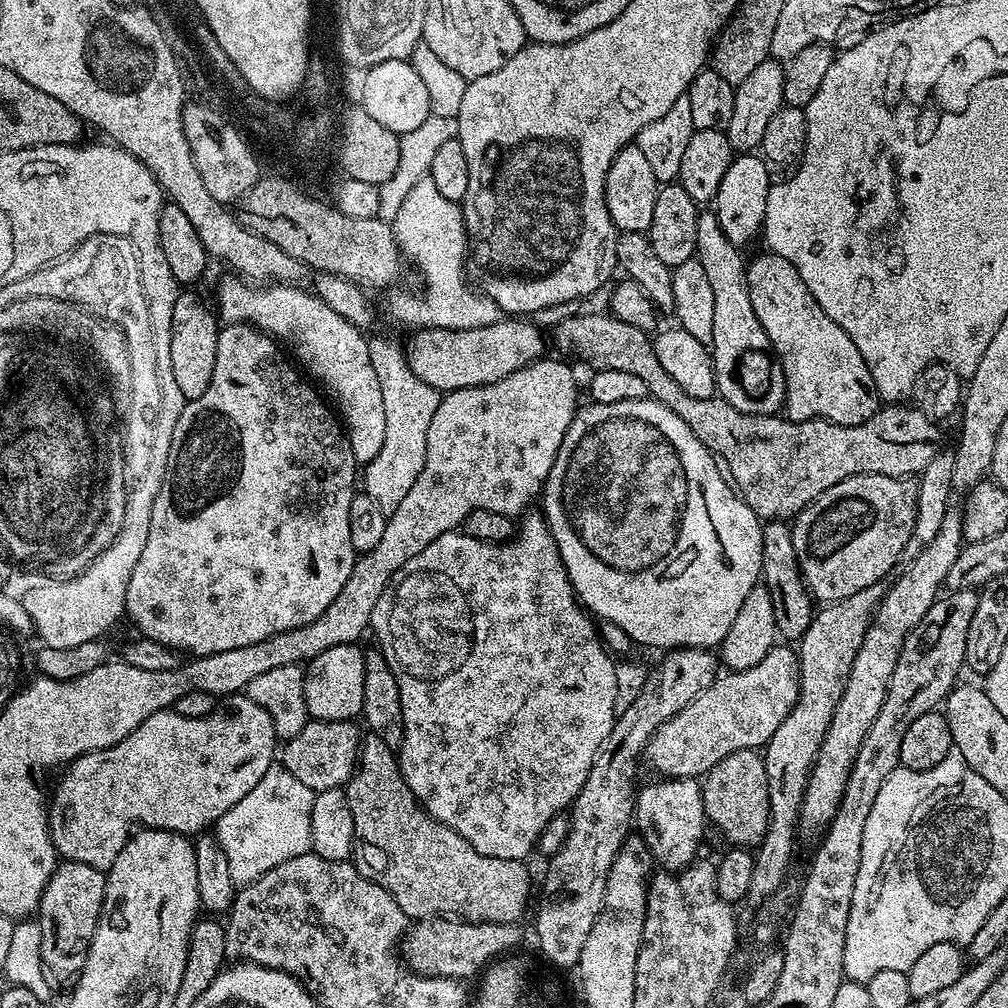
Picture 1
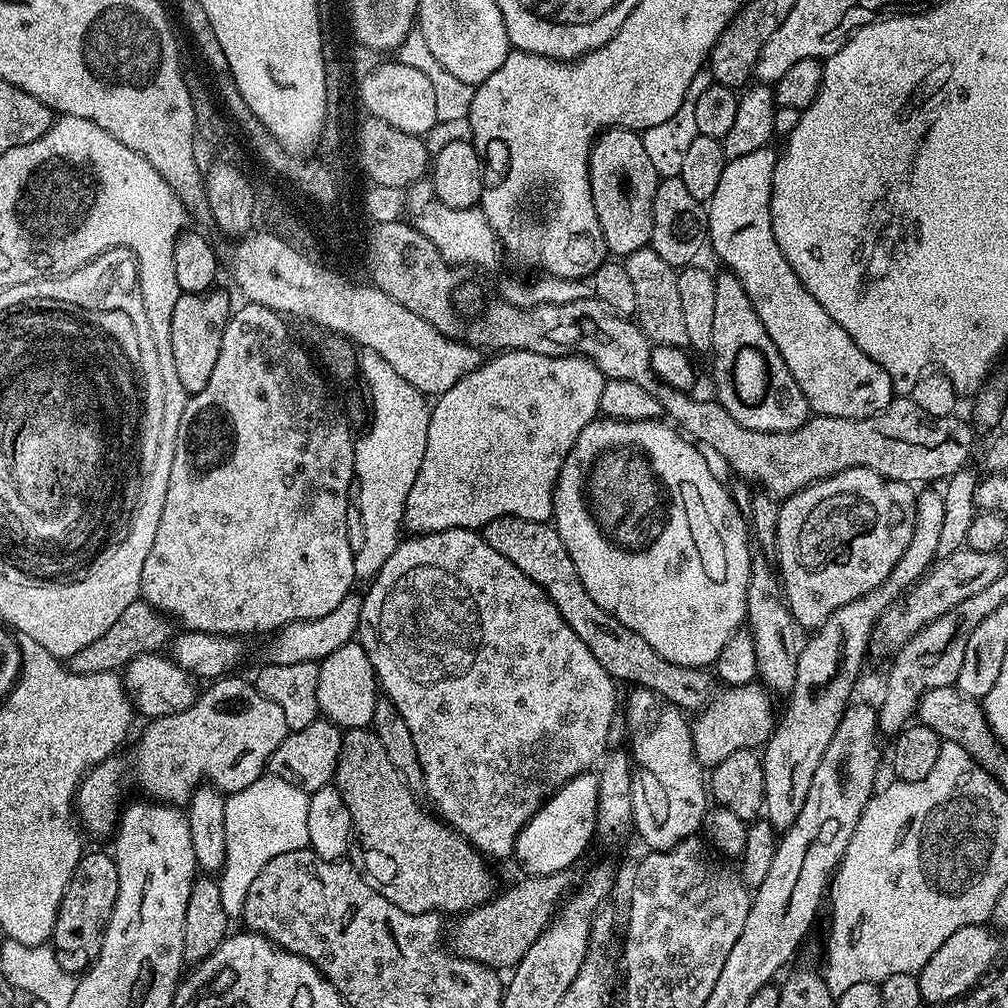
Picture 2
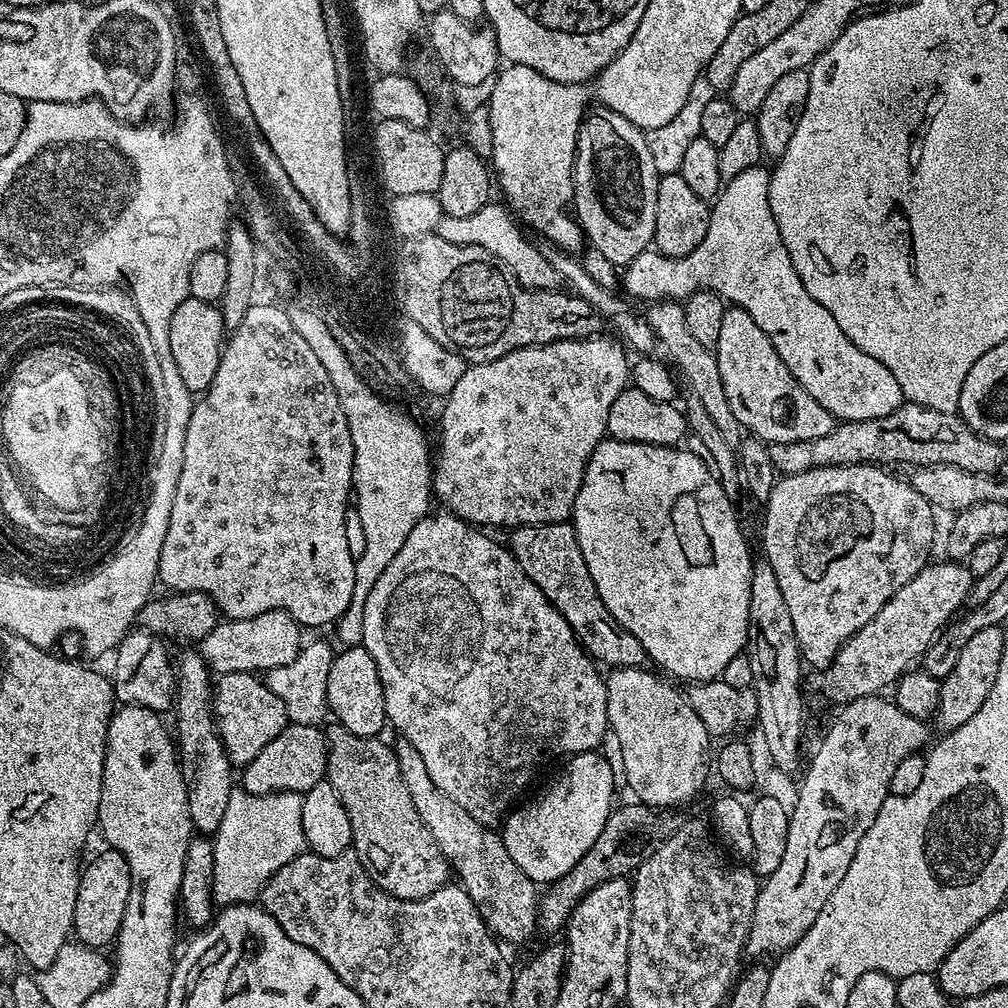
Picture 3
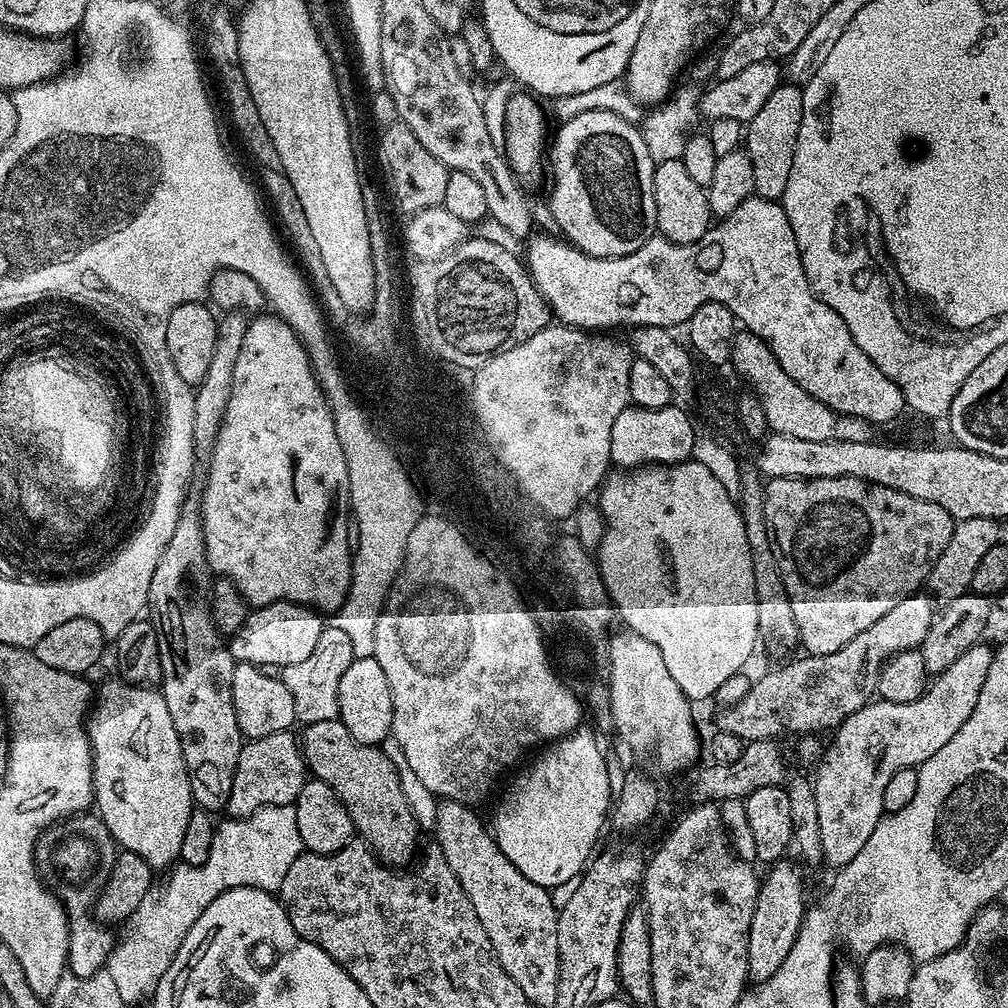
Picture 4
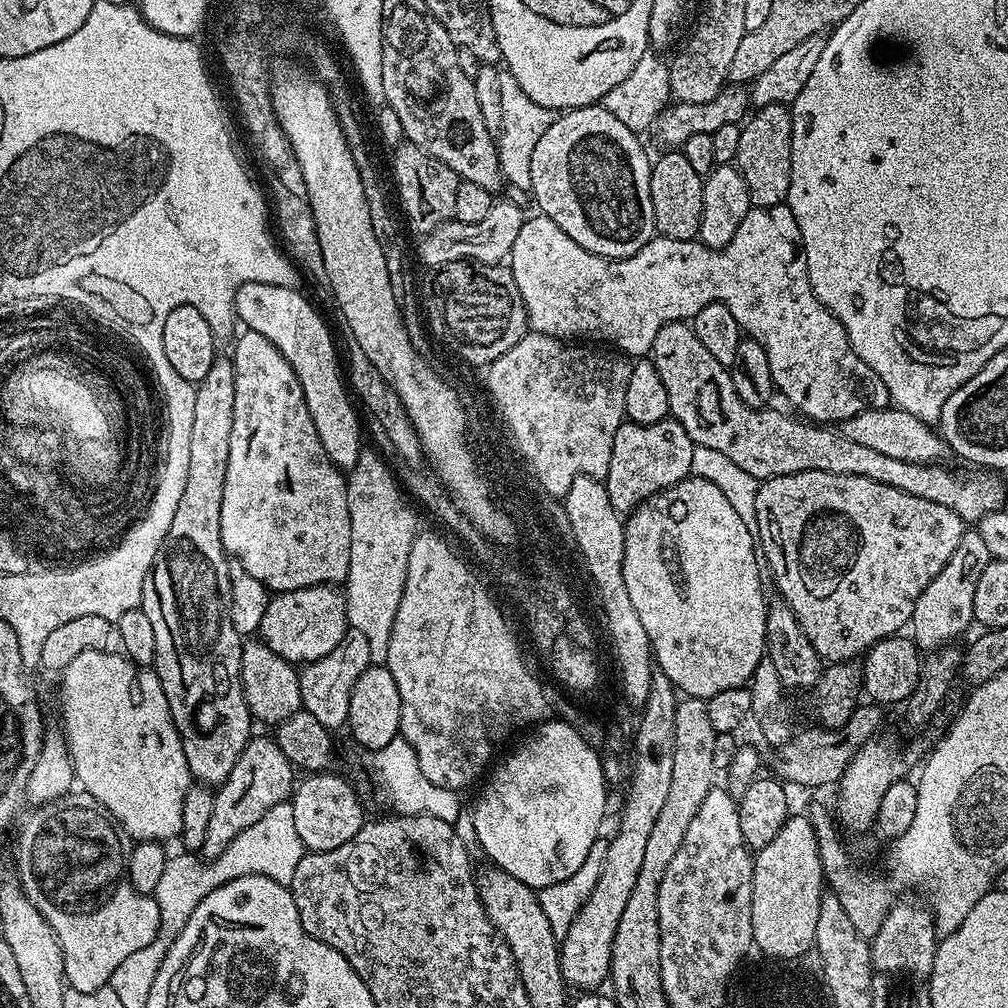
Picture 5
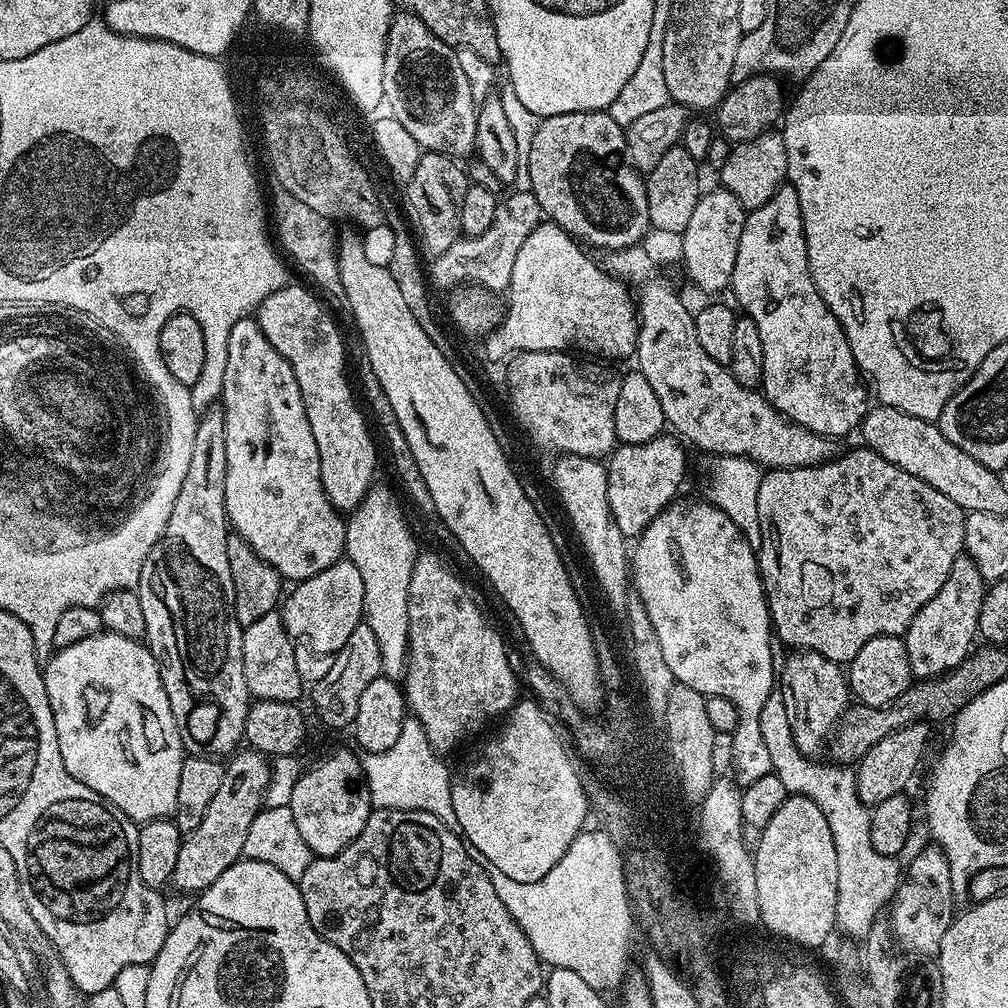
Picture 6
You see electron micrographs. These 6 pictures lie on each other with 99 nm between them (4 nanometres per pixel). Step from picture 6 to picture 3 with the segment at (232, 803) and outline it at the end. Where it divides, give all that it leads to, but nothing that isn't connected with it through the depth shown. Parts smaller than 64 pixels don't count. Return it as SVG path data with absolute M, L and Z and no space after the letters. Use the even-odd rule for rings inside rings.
M293 724L274 738L274 742L243 765L243 791L250 794L270 794L271 792L308 792L318 781L325 779L328 771L328 742L325 733L315 724Z

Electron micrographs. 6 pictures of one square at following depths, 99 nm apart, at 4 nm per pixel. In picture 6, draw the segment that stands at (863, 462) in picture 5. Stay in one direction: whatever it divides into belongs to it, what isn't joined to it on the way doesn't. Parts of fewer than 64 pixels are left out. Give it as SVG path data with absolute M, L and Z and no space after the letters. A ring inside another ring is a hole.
M644 246L618 248L607 253L602 260L604 271L629 285L640 287L638 292L638 331L636 334L636 347L634 349L635 367L646 379L654 394L658 394L658 402L662 402L662 414L667 427L677 437L683 438L689 445L701 448L704 452L713 452L716 458L725 456L745 456L759 464L761 469L773 468L805 468L818 466L826 460L834 460L838 455L837 441L830 436L823 436L814 430L806 430L806 426L798 426L794 421L786 419L781 412L773 406L763 391L742 386L735 380L729 369L723 364L714 362L706 350L702 350L698 342L698 330L694 330L696 321L693 309L687 308L680 301L678 293L672 289L672 284L660 273L656 260L644 249Z

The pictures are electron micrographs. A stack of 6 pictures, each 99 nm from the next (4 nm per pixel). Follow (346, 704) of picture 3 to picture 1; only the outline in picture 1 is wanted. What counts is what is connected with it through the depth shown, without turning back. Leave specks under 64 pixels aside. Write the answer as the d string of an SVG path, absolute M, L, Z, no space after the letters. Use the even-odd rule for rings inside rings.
M359 643L333 646L307 661L304 668L306 710L314 720L355 721L362 713L362 681L366 678L365 649Z

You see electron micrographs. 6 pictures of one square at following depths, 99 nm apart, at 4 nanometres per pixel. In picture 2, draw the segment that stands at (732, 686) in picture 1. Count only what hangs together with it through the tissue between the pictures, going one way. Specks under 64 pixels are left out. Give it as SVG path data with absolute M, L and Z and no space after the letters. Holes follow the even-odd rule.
M760 682L736 687L725 687L717 691L712 701L695 713L692 725L692 741L696 761L701 766L714 766L734 754L734 750L756 750L767 744L778 720L772 717L772 700L768 689Z

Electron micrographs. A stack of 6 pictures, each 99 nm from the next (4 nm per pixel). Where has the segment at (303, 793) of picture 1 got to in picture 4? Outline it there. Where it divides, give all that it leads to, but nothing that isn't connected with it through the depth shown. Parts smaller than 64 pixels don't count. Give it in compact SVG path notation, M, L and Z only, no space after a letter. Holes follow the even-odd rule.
M293 805L266 806L249 816L221 819L216 826L214 842L210 842L206 862L193 865L177 863L167 873L169 876L164 889L148 895L127 921L128 933L121 944L119 941L113 947L106 965L106 971L117 986L118 998L122 998L126 1006L132 1006L139 1000L147 1001L156 991L162 974L170 970L170 962L174 962L174 954L178 954L186 934L190 934L190 926L202 918L206 906L210 906L218 894L235 888L279 893L286 870L294 866L304 851Z

